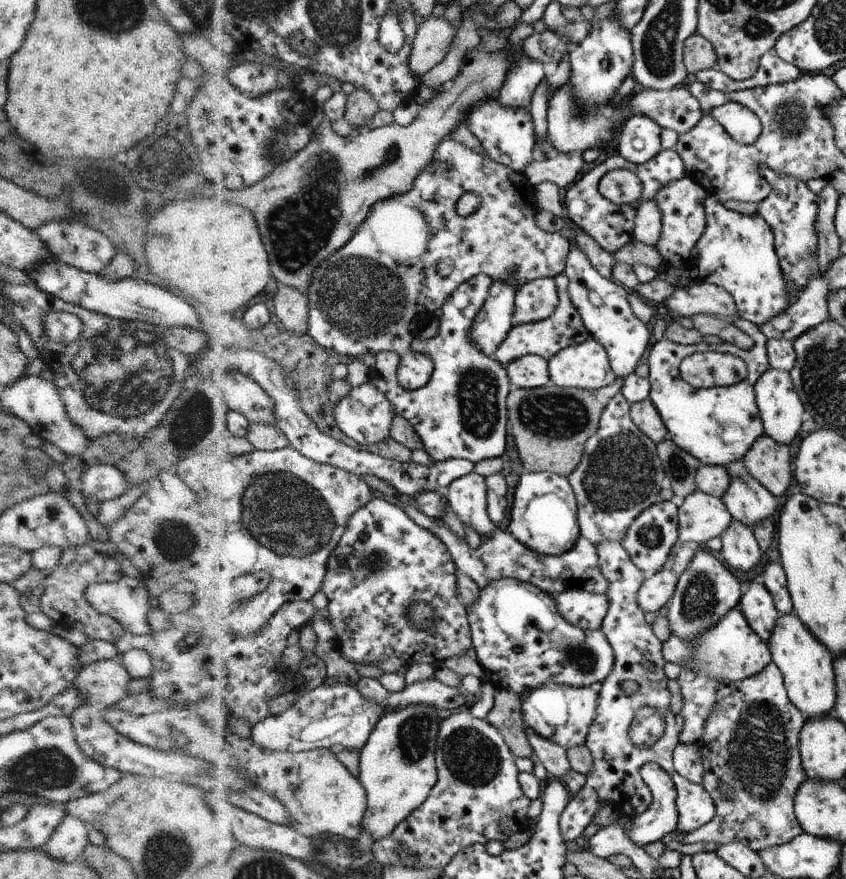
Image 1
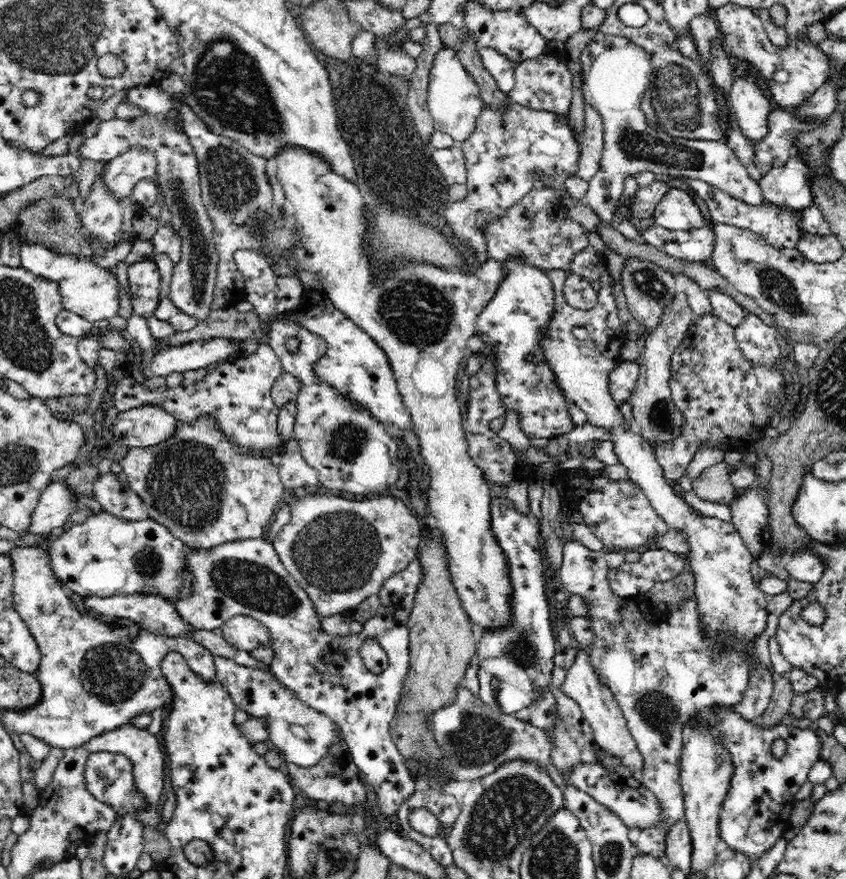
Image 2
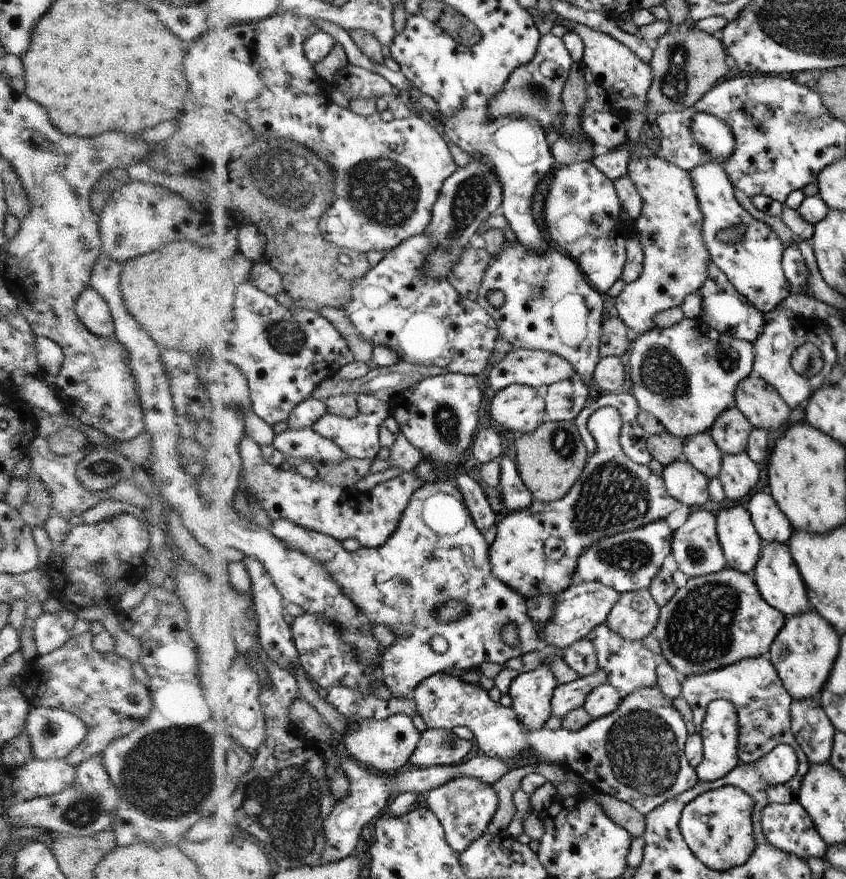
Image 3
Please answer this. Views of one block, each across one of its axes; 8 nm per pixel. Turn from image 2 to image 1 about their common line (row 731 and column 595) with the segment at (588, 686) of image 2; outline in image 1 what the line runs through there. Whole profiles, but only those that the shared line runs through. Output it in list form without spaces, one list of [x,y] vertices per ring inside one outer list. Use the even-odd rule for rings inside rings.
[[[566,589],[556,596],[560,616],[582,630],[598,630],[609,612],[609,596],[586,589]]]

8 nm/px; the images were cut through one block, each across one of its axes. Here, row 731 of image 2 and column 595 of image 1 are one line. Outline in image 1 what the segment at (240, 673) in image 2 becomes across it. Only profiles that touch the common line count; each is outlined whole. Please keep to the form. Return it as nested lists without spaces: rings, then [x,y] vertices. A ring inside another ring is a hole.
[[[571,249],[563,273],[569,277],[570,302],[578,309],[591,336],[608,350],[616,375],[624,379],[634,373],[640,358],[648,350],[650,330],[632,313],[628,303],[629,293],[612,279],[602,277],[580,249]]]

